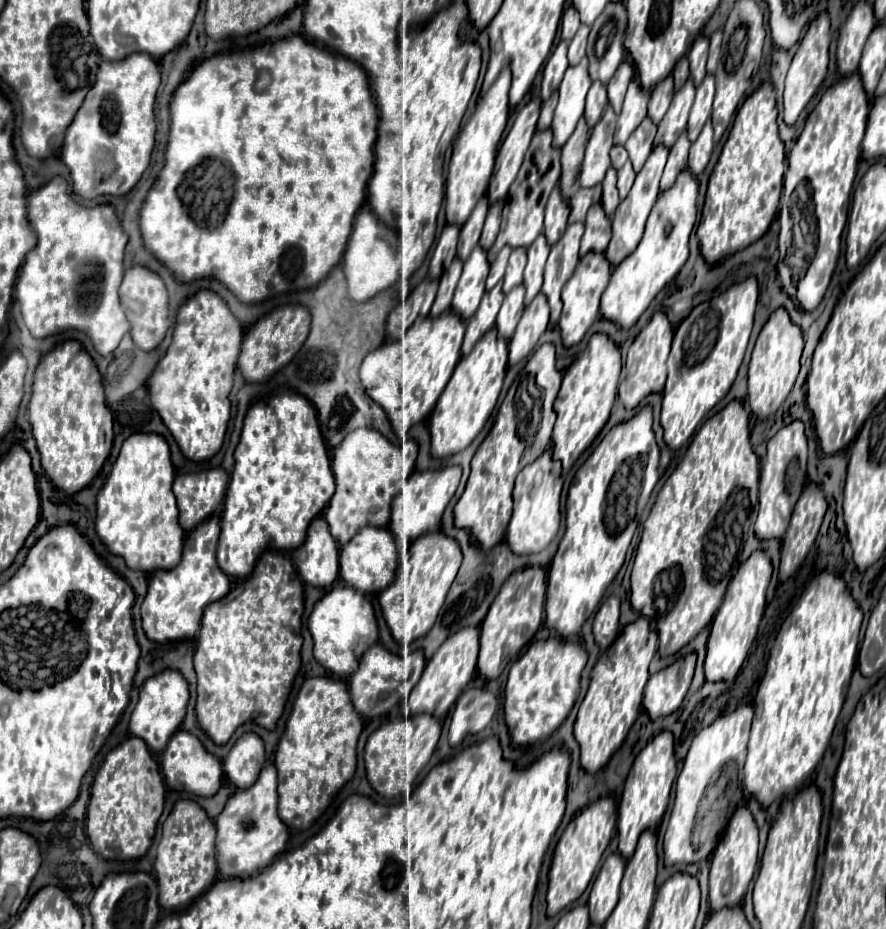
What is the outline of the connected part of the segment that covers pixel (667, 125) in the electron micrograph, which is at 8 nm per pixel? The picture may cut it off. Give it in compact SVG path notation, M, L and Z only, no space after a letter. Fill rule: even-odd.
M689 78L685 82L685 86L679 92L675 92L669 110L659 124L659 132L655 136L655 146L671 148L673 142L677 142L677 138L681 136L681 132L687 126L687 118L689 118L693 98L695 98L695 86L693 86L693 80Z

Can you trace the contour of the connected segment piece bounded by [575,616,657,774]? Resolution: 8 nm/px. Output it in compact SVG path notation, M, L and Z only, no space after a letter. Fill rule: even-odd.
M641 616L637 618L633 624L627 624L623 628L623 632L619 634L619 638L615 640L615 644L611 646L609 652L603 652L601 658L597 660L593 672L591 672L591 684L587 690L587 696L579 708L577 720L575 720L575 740L581 746L581 768L589 774L599 772L609 758L615 754L615 750L623 744L623 740L627 738L629 728L633 726L633 722L639 716L641 710L641 700L643 700L643 688L647 684L649 678L649 662L657 652L657 634L649 628L649 618Z

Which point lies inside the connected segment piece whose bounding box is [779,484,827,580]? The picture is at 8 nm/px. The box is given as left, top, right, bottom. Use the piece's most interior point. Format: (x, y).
(806, 520)

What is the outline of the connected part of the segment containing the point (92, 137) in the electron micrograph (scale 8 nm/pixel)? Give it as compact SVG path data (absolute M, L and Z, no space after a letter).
M131 54L121 62L101 62L97 72L97 82L89 90L81 110L71 122L65 144L61 148L61 160L67 164L73 178L73 192L85 200L97 196L125 196L143 176L149 166L151 152L155 146L155 98L161 84L159 64L149 54Z

